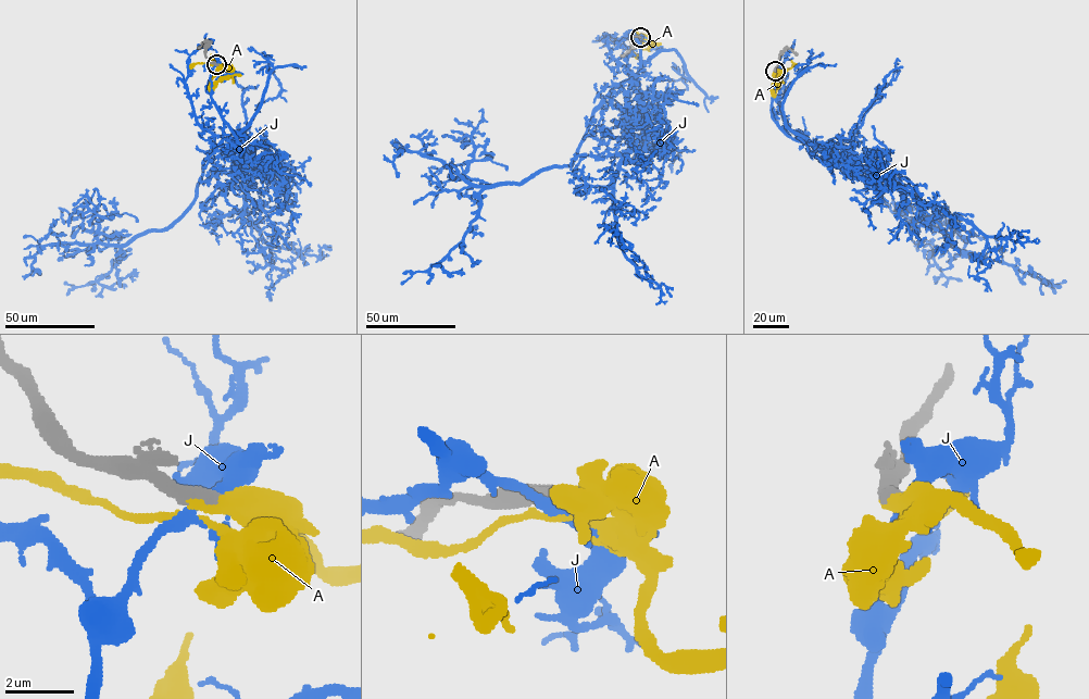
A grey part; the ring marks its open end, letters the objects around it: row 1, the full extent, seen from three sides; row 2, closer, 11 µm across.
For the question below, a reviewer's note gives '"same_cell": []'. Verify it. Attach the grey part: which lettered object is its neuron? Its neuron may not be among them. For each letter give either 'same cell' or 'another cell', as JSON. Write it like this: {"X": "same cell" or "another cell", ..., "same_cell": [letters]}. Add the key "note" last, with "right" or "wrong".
{"A": "same cell", "J": "another cell", "same_cell": ["A"], "note": "wrong"}

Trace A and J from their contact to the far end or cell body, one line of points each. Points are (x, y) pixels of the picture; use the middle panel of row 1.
A: (640, 37), (645, 45), (653, 44), (642, 35), (630, 33), (636, 44)
J: (640, 38), (629, 30), (640, 47), (641, 114), (615, 88), (571, 164), (483, 190), (463, 239), (401, 284)

